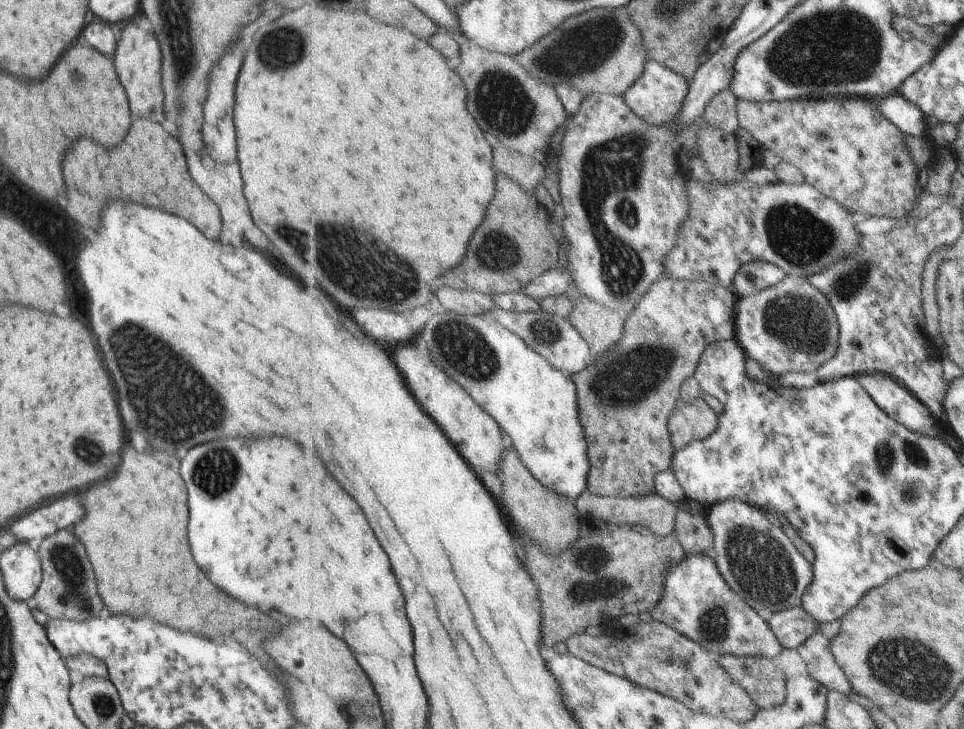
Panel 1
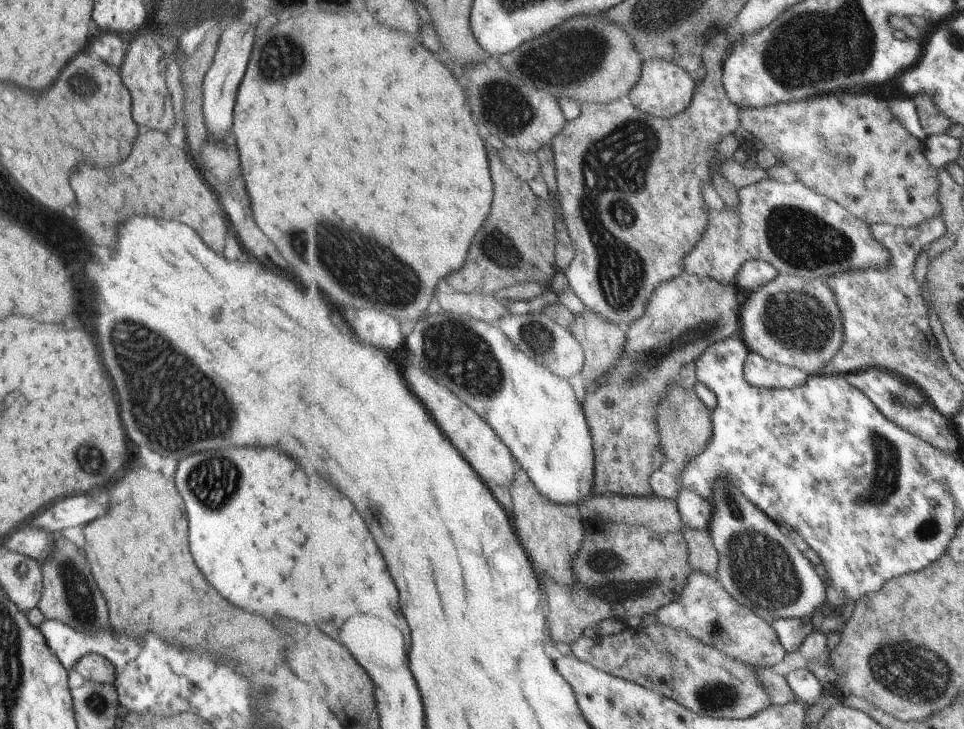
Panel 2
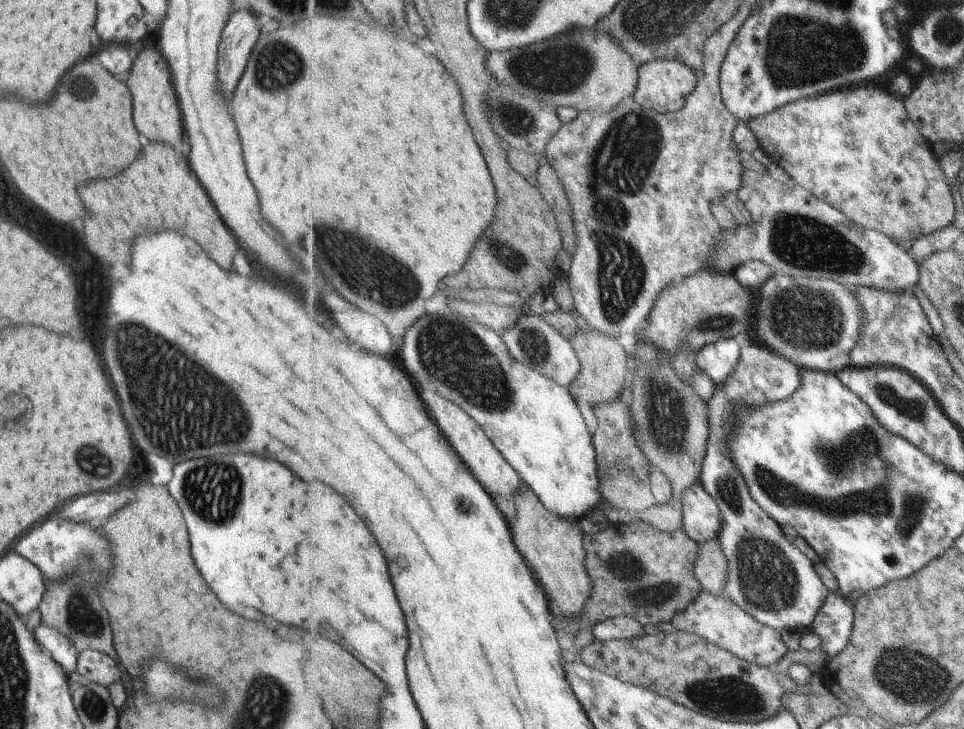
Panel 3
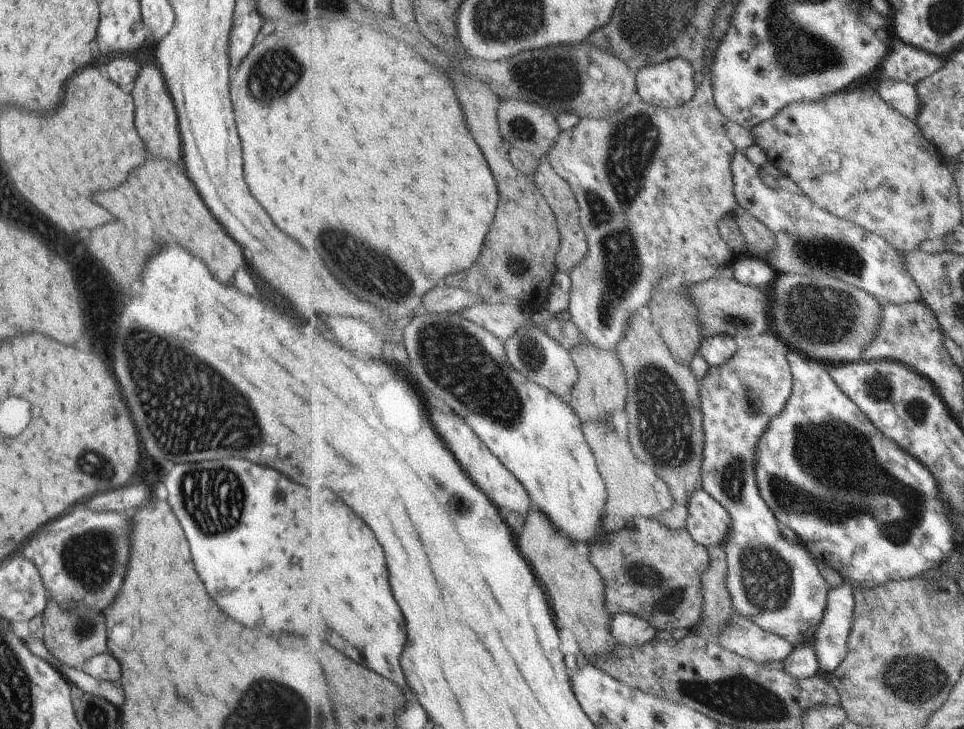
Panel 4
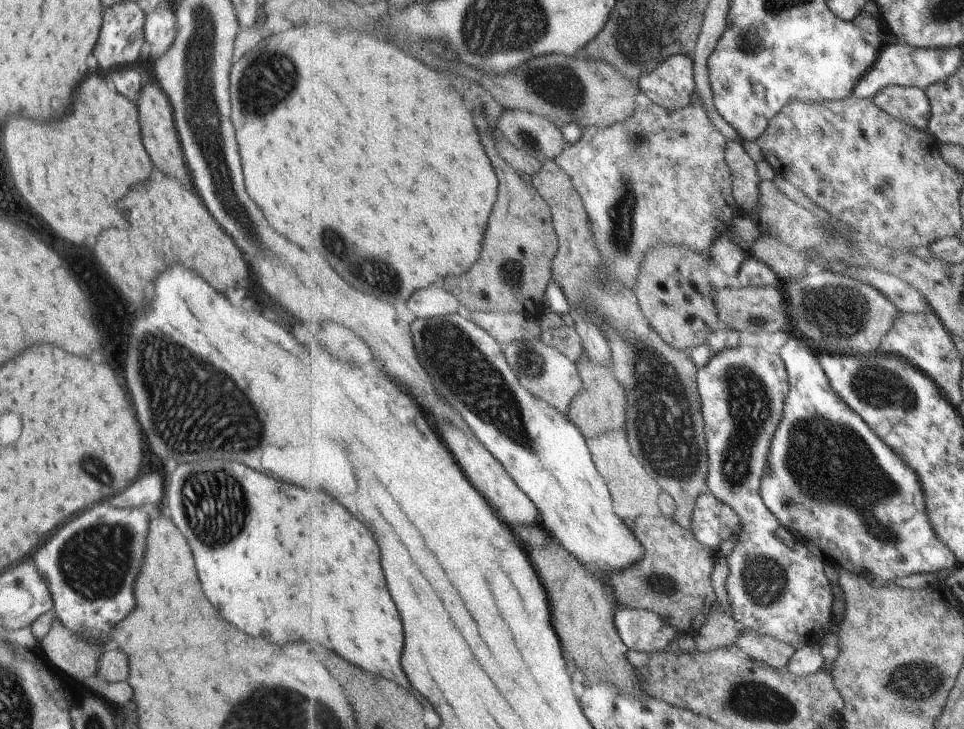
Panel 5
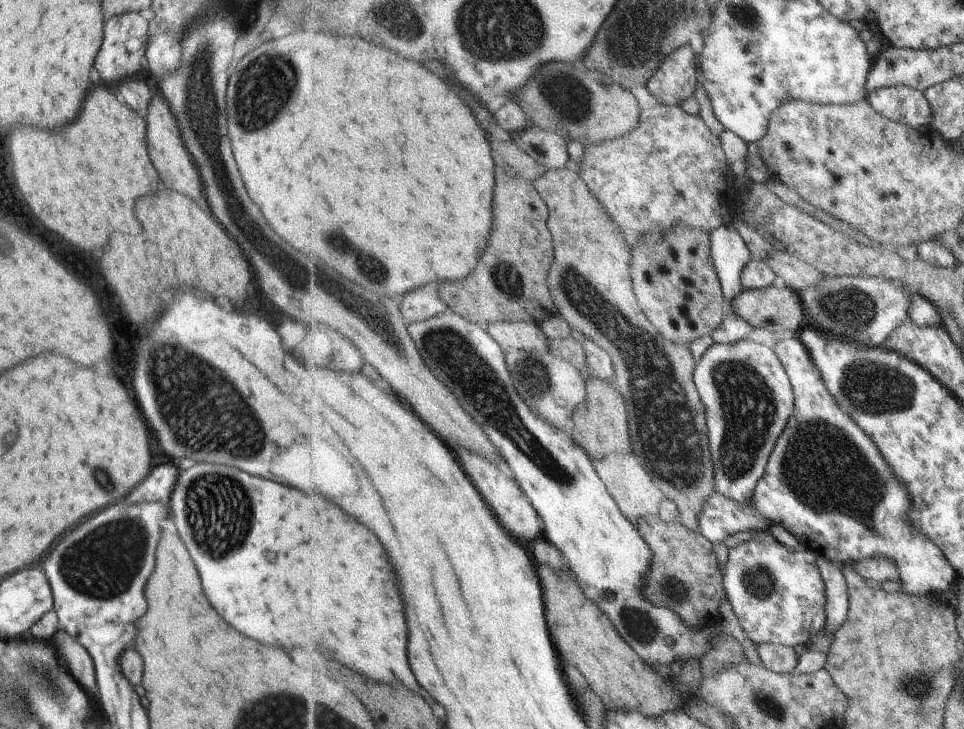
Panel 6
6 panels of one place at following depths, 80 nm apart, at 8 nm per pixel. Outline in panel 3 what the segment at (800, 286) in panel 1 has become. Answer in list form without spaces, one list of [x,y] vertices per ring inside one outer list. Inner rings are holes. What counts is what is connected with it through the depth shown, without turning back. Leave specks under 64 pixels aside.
[[[775,275],[758,290],[752,335],[758,344],[792,360],[801,370],[836,373],[850,364],[865,324],[863,303],[847,285],[826,278]]]

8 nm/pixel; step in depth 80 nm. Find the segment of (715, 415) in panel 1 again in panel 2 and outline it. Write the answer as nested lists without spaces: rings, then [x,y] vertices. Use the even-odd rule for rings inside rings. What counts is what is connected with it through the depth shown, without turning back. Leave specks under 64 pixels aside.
[[[675,383],[672,393],[658,404],[658,429],[662,438],[662,454],[676,465],[676,480],[681,486],[682,472],[702,453],[714,435],[713,412],[696,392],[684,392],[683,386]]]

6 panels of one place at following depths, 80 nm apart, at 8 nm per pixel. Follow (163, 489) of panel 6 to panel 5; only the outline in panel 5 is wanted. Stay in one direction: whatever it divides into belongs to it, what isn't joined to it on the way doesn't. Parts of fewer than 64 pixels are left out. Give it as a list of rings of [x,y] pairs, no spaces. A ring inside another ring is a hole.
[[[149,472],[137,478],[131,486],[111,498],[111,506],[117,508],[135,508],[150,504],[159,507],[159,500],[163,494],[163,476],[161,472]]]

